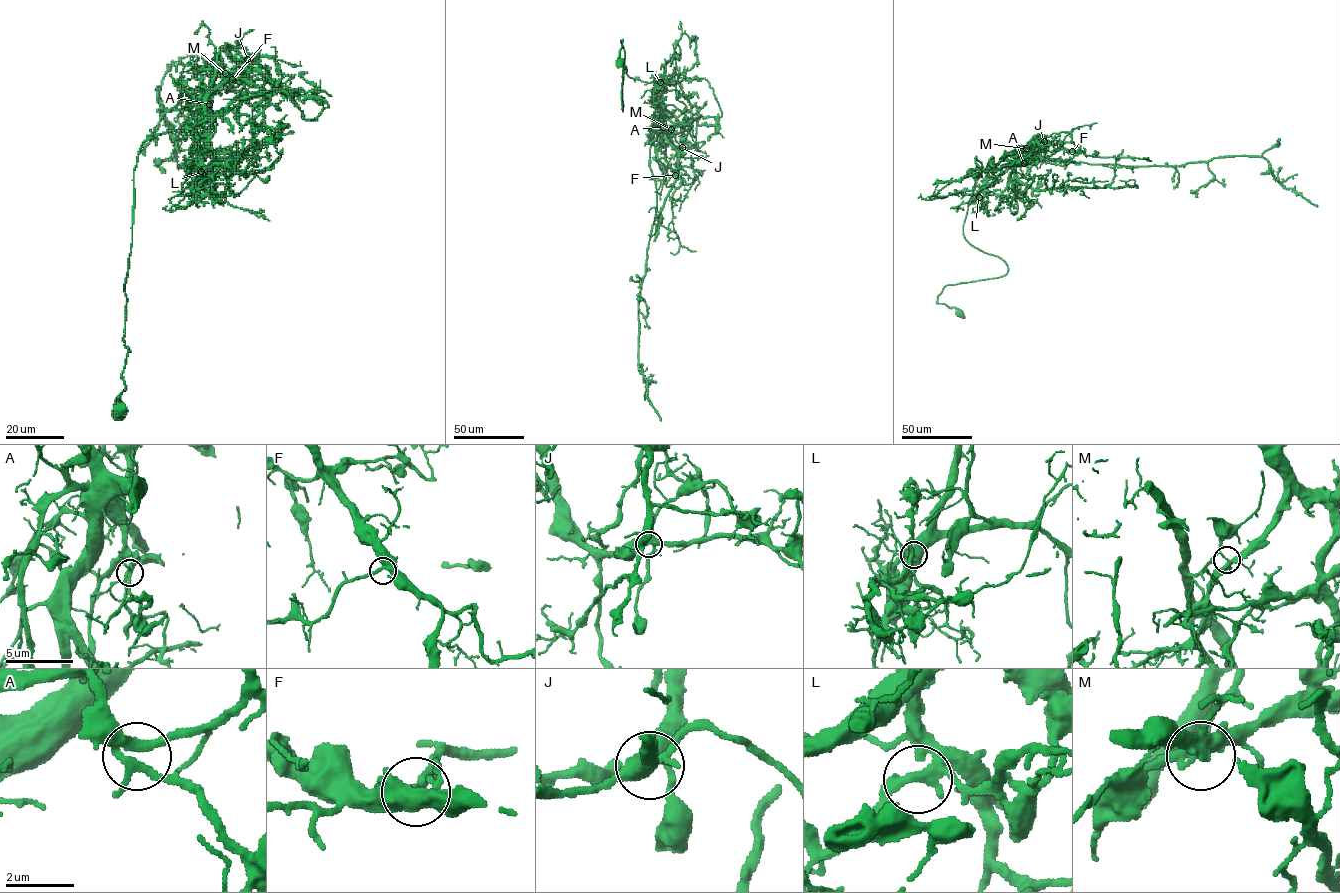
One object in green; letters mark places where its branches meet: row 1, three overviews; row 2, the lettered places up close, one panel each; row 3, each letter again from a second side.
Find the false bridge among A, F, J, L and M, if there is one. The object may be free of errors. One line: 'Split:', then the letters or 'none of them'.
Split: M

